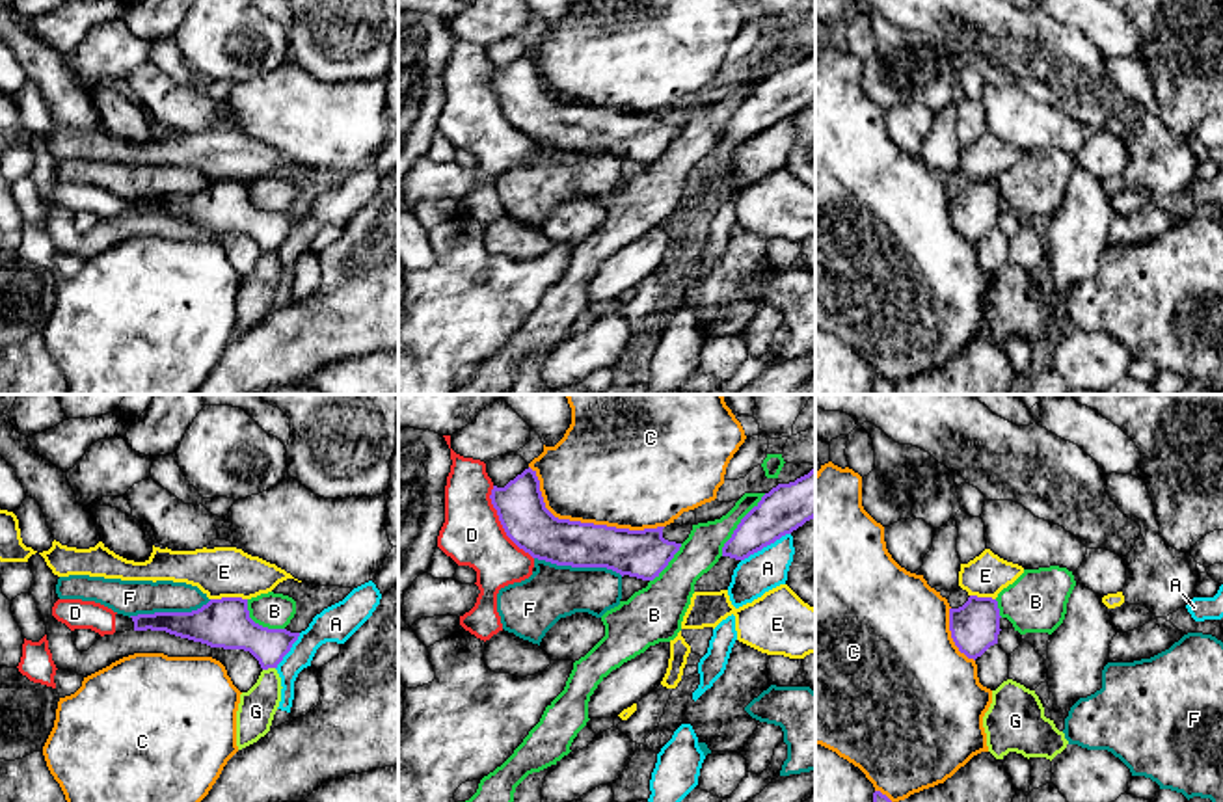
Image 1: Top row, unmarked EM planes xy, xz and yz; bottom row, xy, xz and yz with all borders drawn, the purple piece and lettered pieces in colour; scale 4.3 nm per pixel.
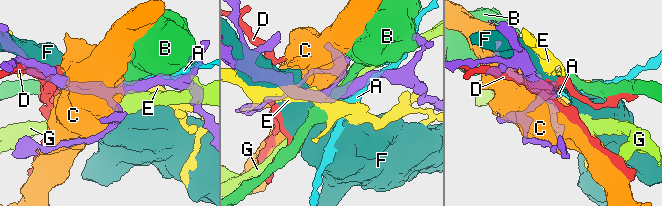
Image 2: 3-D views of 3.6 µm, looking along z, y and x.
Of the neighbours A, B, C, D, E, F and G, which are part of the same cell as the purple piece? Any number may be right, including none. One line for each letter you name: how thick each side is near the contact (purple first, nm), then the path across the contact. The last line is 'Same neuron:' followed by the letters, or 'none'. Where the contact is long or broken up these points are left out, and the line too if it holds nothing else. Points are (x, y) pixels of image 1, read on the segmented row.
Same neuron: none

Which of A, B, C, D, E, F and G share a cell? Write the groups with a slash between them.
A / B / C / D / E / F / G

